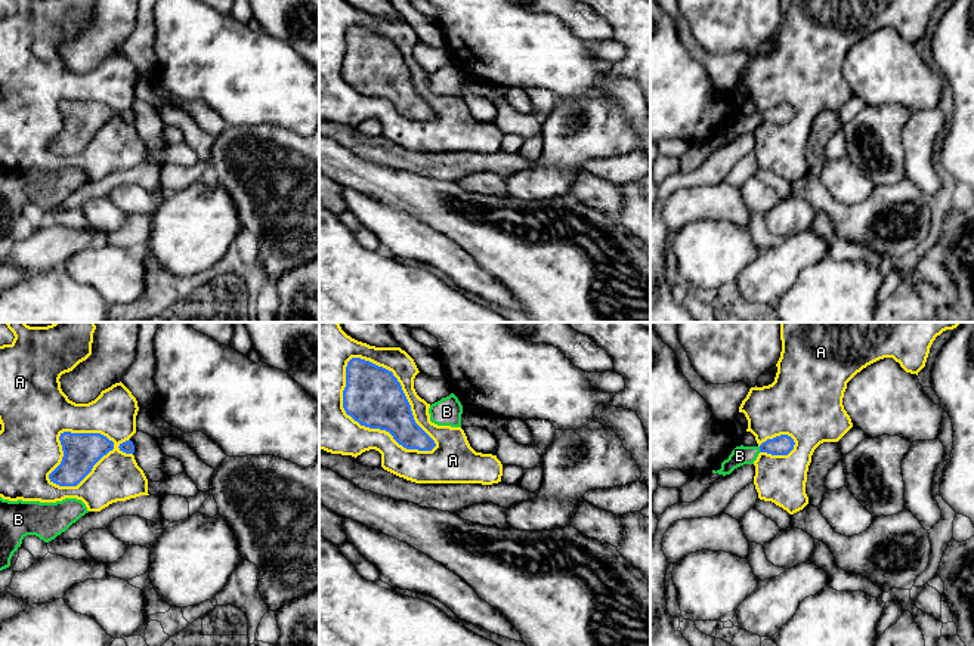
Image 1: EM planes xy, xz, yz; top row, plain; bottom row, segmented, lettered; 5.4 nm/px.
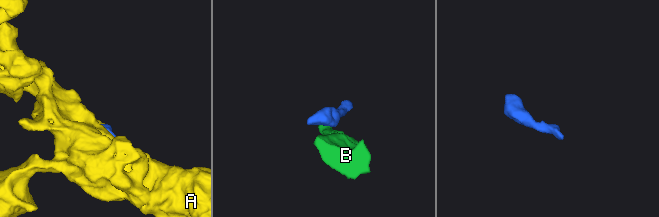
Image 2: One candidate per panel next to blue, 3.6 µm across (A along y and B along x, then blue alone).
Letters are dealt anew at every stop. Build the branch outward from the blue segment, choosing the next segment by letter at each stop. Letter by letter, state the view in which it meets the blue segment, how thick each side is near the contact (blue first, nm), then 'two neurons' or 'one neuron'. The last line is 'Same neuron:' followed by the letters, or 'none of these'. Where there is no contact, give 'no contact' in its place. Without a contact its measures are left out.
A: meets blue in xz; 320 nm thick on the blue side, 140 nm on the other; two neurons
B: meets blue in yz; 110 nm thick on the blue side, 100 nm on the other; one neuron
Same neuron: B

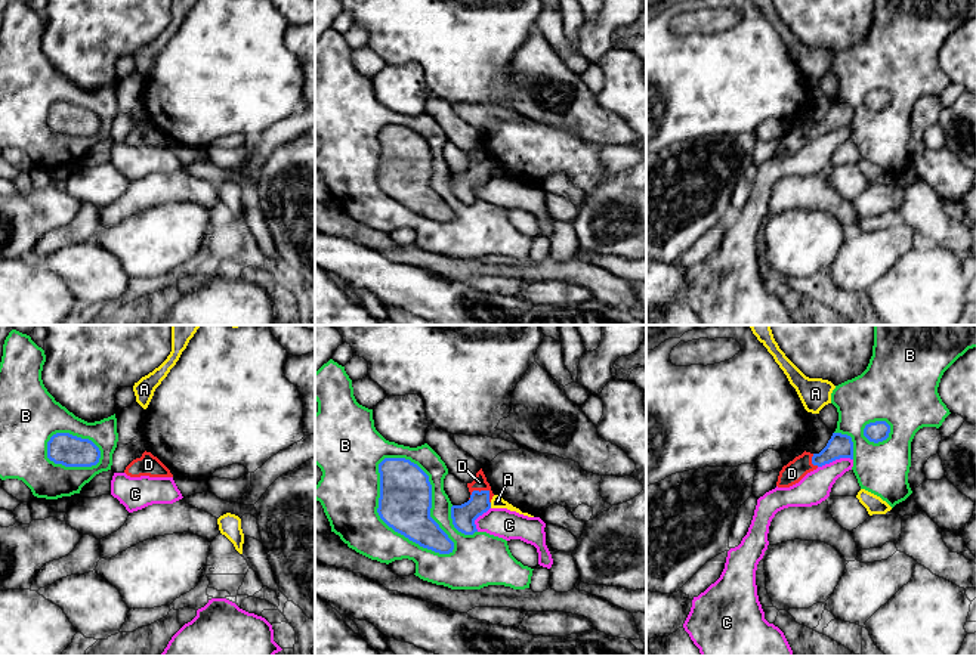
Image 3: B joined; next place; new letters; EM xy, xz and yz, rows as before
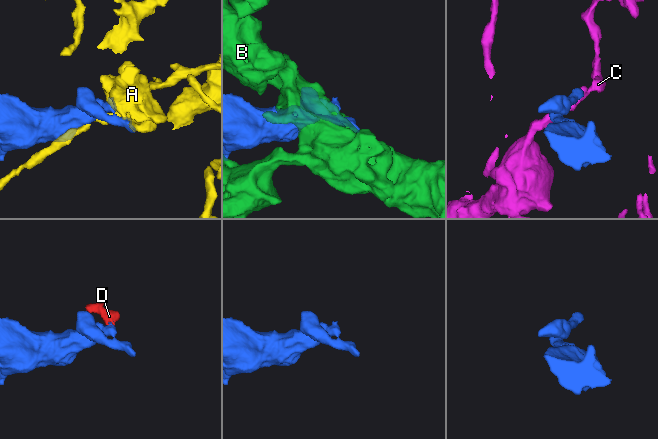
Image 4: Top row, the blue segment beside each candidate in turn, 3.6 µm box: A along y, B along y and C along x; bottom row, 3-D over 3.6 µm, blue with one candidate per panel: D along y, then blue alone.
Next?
A: meets blue in xz; 130 nm thick on the blue side, 70 nm on the other; two neurons
B: meets blue in xz; 280 nm thick on the blue side, 120 nm on the other; two neurons
C: meets blue in yz; 130 nm thick on the blue side, 170 nm on the other; two neurons
D: meets blue in xz; 130 nm thick on the blue side, 80 nm on the other; one neuron
Same neuron: D

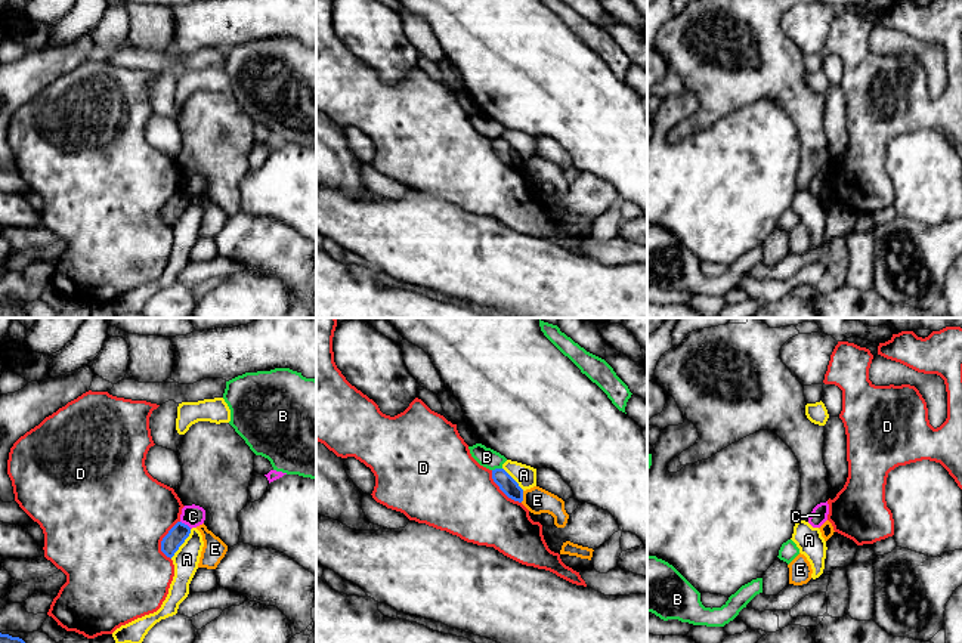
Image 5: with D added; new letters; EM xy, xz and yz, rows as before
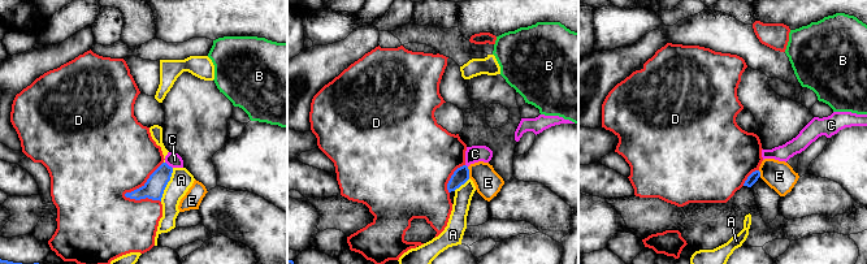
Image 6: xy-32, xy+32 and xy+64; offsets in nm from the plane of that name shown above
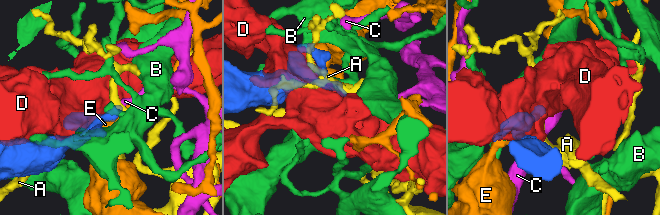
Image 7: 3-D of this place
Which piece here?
A: meets blue in xy; 100 nm thick on the blue side, 140 nm on the other; two neurons
B: meets blue in xz; 90 nm thick on the blue side, 110 nm on the other; two neurons
C: meets blue in xy; 100 nm thick on the blue side, 120 nm on the other; two neurons
D: meets blue in xy; 100 nm thick on the blue side, 480 nm on the other; two neurons
E: meets blue in xz; 90 nm thick on the blue side, 140 nm on the other; two neurons
Same neuron: none of these

